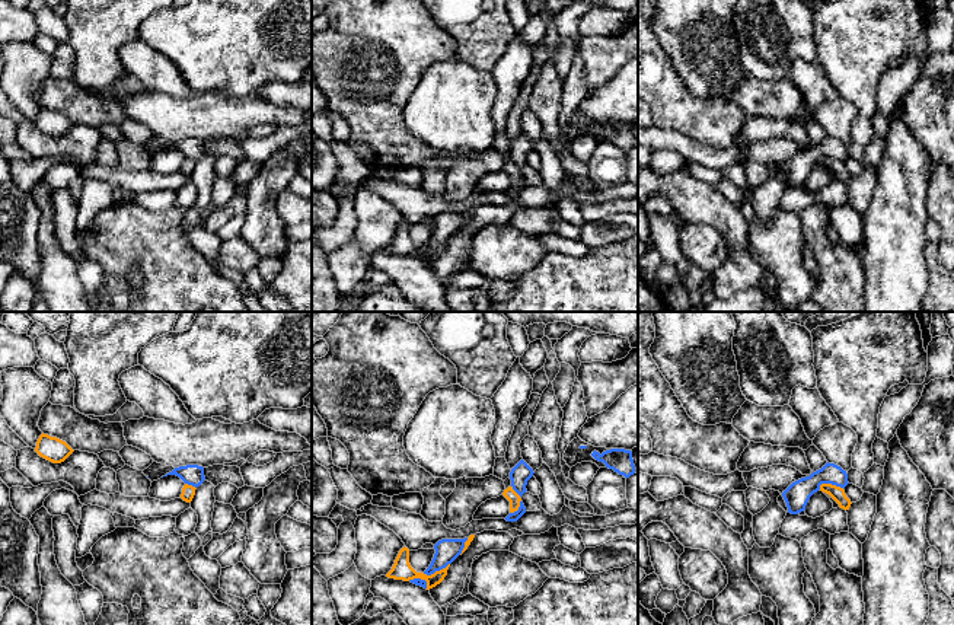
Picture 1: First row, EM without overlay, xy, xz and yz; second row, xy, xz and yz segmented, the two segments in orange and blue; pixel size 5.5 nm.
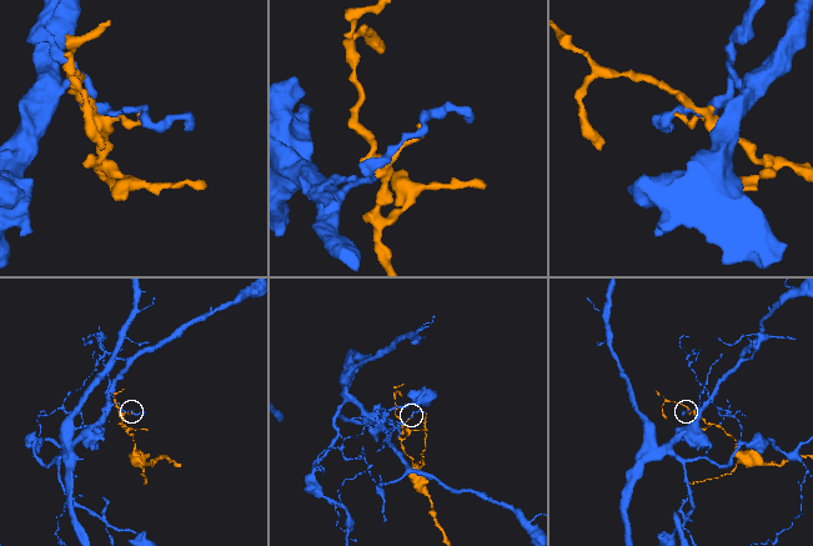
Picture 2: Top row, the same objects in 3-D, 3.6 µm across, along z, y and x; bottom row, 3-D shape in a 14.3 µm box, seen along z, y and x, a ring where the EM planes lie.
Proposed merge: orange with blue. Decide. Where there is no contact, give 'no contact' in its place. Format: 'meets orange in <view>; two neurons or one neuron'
meets orange in yz; two neurons

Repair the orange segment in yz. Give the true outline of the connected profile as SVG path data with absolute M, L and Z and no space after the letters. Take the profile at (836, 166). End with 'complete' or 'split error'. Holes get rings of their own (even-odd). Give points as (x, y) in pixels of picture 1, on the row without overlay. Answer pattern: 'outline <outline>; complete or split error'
outline M821 157L820 165L829 168L840 182L849 184L851 173L846 170L845 163L832 157Z; complete

